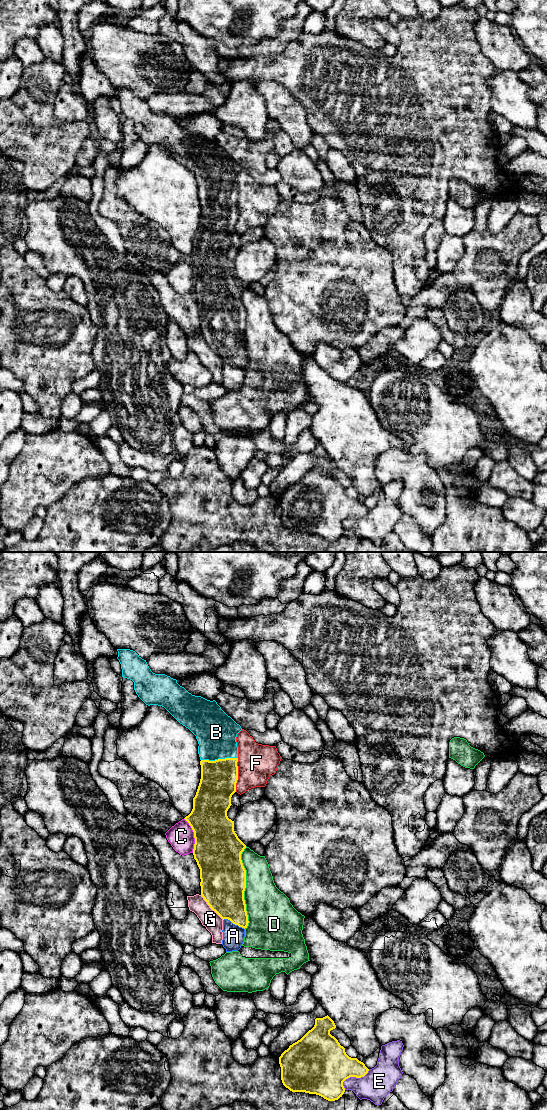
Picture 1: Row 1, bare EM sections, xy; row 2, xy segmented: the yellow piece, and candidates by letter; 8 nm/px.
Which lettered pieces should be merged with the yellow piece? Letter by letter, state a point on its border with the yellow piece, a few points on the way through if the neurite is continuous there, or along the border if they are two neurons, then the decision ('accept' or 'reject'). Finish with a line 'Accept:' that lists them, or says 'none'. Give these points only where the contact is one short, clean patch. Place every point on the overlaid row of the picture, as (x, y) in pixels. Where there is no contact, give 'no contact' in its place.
A: contact xy (234, 923); reject
B: contact xy (219, 759); accept
C: contact xy (194, 835); reject
D: contact xy (245, 887); reject
E: contact xy (353, 1076); reject
F: contact xy (237, 775); reject
G: contact xy (210, 907); reject
Accept: B

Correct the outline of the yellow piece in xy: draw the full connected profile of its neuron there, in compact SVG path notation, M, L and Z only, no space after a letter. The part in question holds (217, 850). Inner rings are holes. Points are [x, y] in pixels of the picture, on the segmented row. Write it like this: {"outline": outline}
{"outline": "M117 649L122 677L134 682L138 697L148 706L164 707L180 724L188 728L198 741L201 779L193 798L193 809L184 819L189 823L195 838L194 859L200 869L201 895L210 908L223 920L228 919L242 928L248 926L248 915L244 900L246 870L241 854L246 845L234 831L234 821L228 818L231 797L236 792L238 780L237 734L242 730L215 700L210 701L189 693L176 679L165 674L155 674L146 660L130 649Z"}

